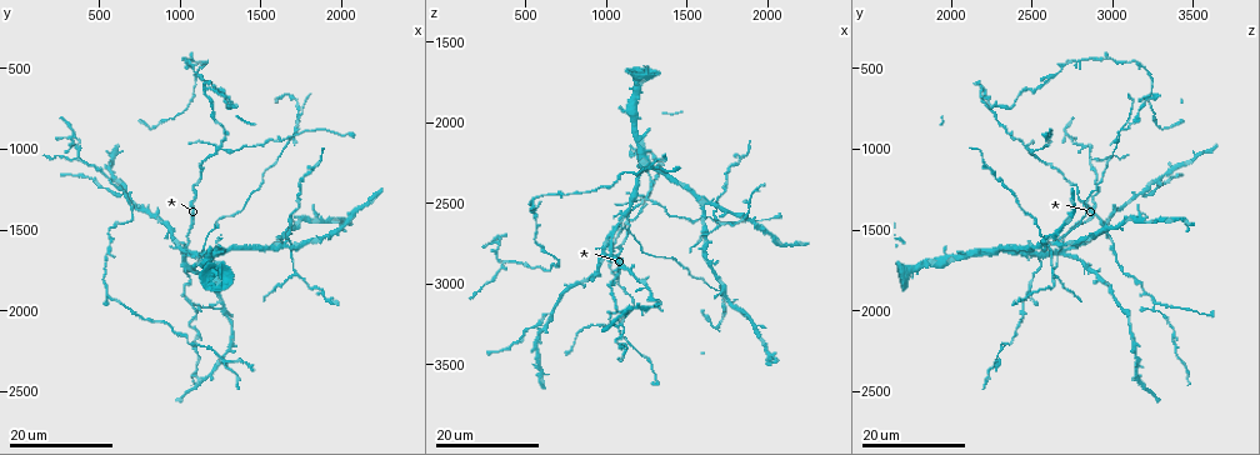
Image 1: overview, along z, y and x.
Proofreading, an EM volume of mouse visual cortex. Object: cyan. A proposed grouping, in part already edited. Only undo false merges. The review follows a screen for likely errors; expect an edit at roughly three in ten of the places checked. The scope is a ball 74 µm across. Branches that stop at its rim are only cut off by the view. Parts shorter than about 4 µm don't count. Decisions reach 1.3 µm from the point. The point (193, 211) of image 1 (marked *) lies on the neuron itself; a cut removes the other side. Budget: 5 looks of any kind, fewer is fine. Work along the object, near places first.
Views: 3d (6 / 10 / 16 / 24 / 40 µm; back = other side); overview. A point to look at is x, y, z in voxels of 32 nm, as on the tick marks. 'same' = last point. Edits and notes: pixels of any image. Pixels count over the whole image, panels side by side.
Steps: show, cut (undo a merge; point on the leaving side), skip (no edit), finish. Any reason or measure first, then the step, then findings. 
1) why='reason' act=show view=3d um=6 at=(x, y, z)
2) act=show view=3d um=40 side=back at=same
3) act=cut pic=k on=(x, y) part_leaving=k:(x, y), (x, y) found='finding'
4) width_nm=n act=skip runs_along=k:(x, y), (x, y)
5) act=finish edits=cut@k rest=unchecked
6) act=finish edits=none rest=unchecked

why='arms part here' act=show view=3d um=16 at=(1720, 1760, 2640)

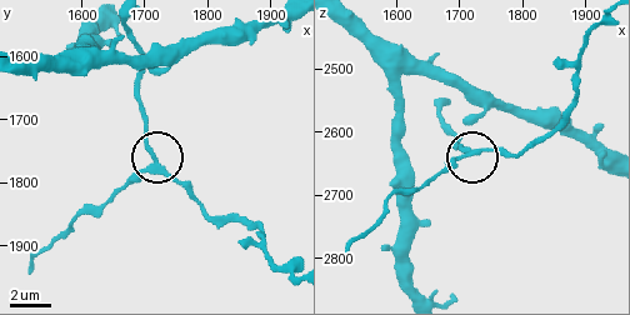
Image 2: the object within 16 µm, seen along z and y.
act=show view=3d um=10 at=(1710, 1775, 2640)

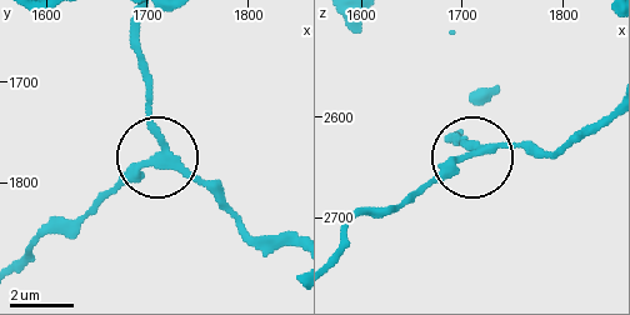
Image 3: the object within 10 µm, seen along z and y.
act=skip runs_along=3:(141, 21), (158, 150), (103, 195) found='continuous, no second neuron'

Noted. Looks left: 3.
why='arms part here' act=show view=3d um=24 at=(1080, 1940, 3260)

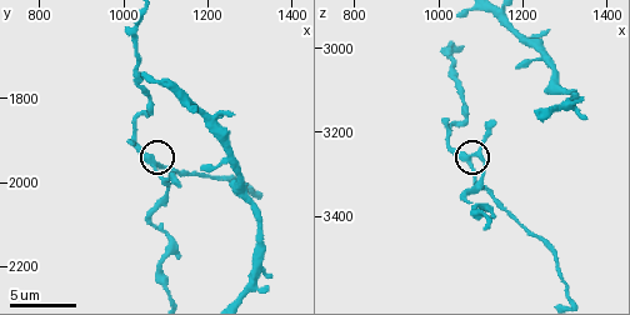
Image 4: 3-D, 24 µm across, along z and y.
act=show view=3d um=10 at=(1075, 1950, 3270)

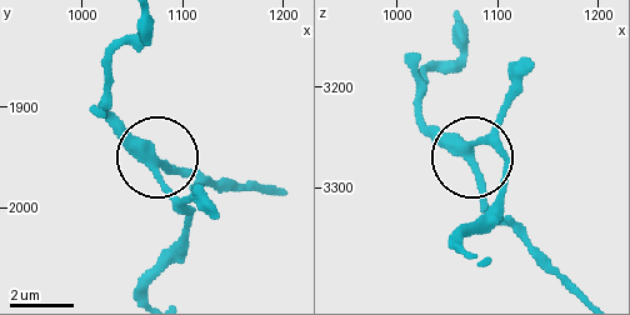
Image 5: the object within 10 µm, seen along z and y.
width_nm=270 act=skip found='one neuron here'

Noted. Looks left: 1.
act=finish edits=none rest=unchecked

